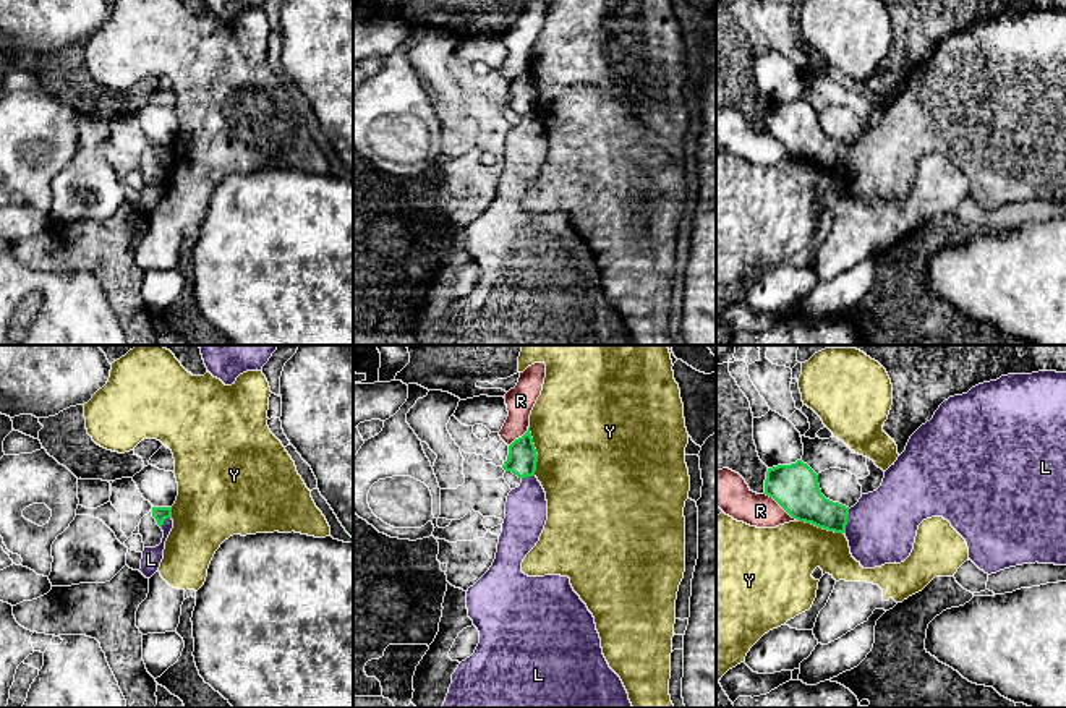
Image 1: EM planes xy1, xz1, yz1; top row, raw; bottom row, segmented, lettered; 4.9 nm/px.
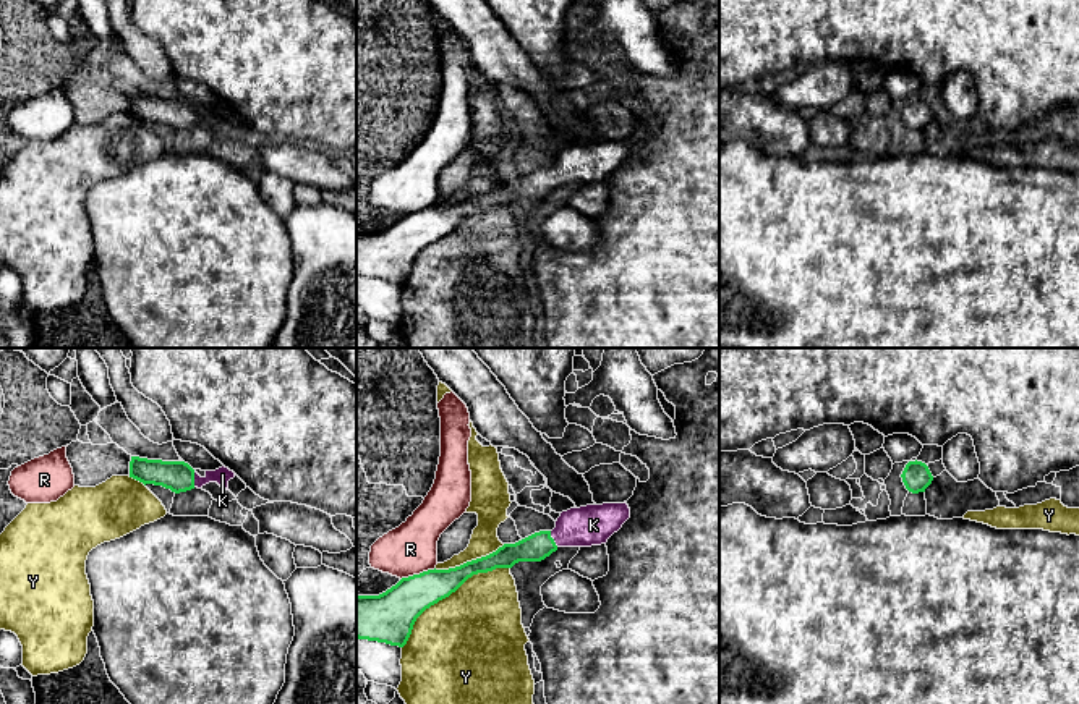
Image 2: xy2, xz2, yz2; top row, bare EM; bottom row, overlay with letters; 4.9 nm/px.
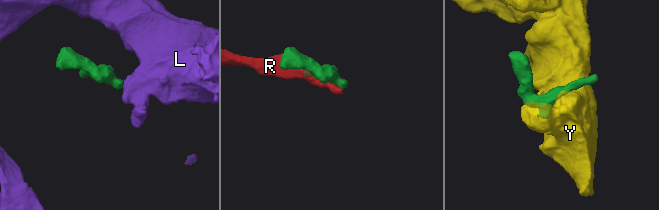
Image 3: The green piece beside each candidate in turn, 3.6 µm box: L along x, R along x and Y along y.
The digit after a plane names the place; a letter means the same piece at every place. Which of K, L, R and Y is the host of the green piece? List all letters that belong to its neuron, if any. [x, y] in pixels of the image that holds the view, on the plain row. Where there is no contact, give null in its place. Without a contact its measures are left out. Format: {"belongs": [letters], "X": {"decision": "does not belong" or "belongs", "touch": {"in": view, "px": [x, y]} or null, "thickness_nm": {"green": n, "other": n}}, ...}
{"belongs": ["K"], "K": {"decision": "belongs", "touch": {"in": "xy2", "px": [193, 117]}, "thickness_nm": {"green": 160, "other": 80}}, "L": {"decision": "does not belong", "touch": {"in": "yz1", "px": [846, 157]}, "thickness_nm": {"green": 200, "other": 340}}, "R": {"decision": "does not belong", "touch": {"in": "xz2", "px": [417, 212]}, "thickness_nm": {"green": 260, "other": 260}}, "Y": {"decision": "does not belong", "touch": {"in": "xz2", "px": [447, 233]}, "thickness_nm": {"green": 200, "other": 500}}}

